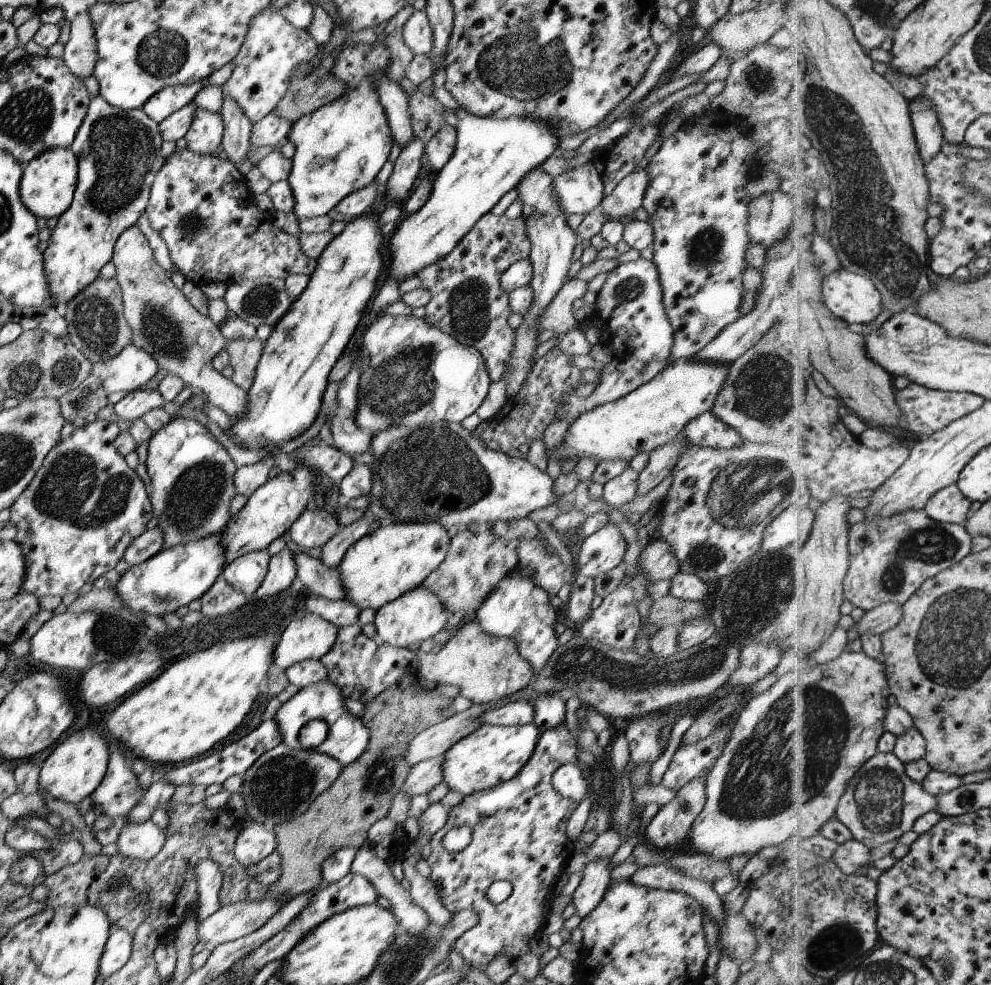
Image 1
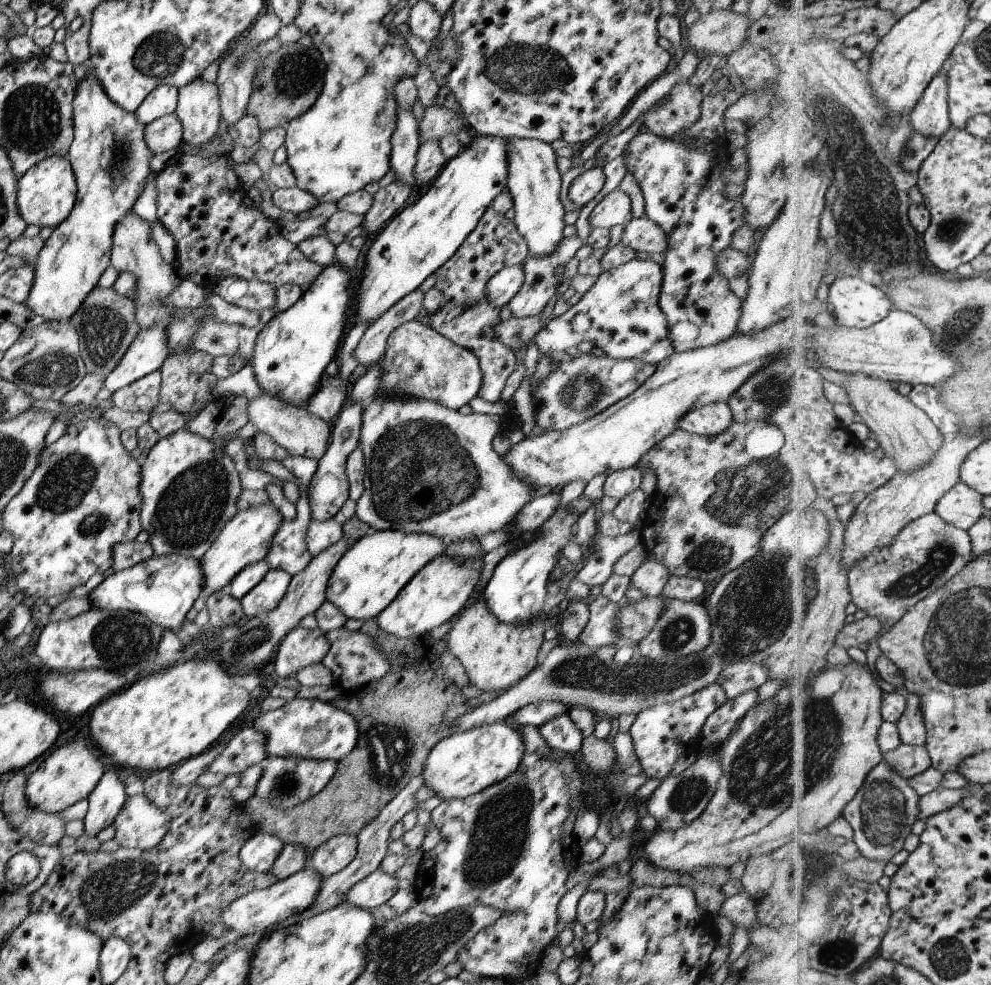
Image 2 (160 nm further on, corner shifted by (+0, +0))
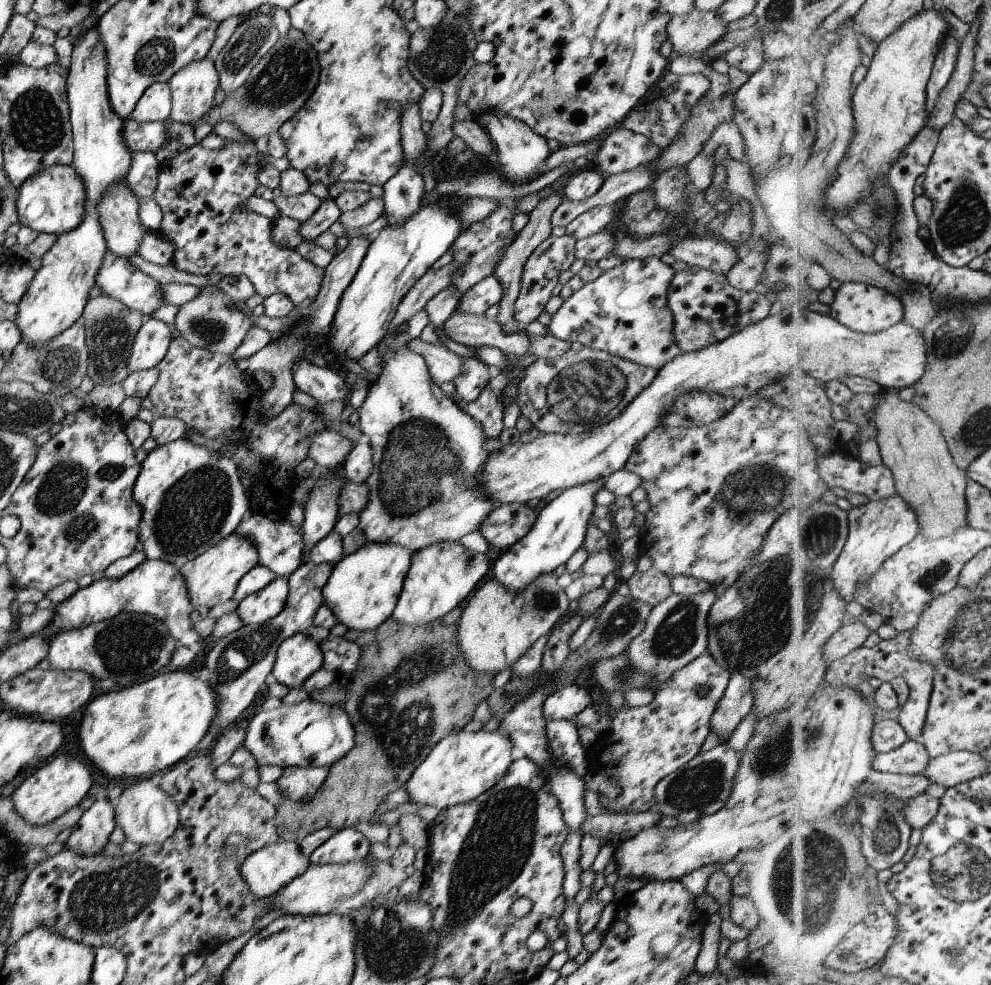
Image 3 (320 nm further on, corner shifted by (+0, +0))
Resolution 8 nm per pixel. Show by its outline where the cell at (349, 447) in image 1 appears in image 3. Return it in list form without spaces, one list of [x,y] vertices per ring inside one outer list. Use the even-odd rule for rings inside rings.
[[[302,358],[295,362],[291,377],[296,390],[311,396],[317,408],[333,400],[346,401],[349,396],[349,386],[343,378],[326,367],[317,368],[310,359]]]

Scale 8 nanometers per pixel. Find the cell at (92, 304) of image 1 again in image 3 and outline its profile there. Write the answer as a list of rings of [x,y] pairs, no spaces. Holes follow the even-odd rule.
[[[101,293],[96,298],[88,298],[81,320],[87,348],[86,376],[94,385],[110,386],[123,383],[129,374],[126,366],[129,350],[143,322],[141,314],[137,310],[129,310],[121,302]]]

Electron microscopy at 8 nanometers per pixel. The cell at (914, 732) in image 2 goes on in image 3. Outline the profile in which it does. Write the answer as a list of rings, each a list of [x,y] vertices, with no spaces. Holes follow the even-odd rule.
[[[911,630],[898,633],[896,637],[889,640],[883,640],[878,646],[873,648],[859,648],[851,652],[849,656],[845,656],[843,662],[835,664],[831,674],[826,674],[825,685],[845,686],[847,682],[861,682],[862,676],[869,678],[877,678],[883,682],[890,682],[895,678],[903,678],[910,688],[909,700],[905,706],[900,708],[898,714],[898,722],[903,726],[907,736],[911,740],[920,740],[925,730],[925,724],[928,718],[930,708],[931,694],[933,694],[933,680],[935,680],[935,666],[931,662],[921,662],[921,660],[913,660],[909,658],[909,642],[911,642]]]

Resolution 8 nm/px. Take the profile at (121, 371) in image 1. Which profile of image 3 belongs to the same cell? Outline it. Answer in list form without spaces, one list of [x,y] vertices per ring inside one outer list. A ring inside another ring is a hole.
[[[155,318],[143,320],[137,330],[127,358],[127,372],[149,370],[165,357],[171,341],[167,324]]]

